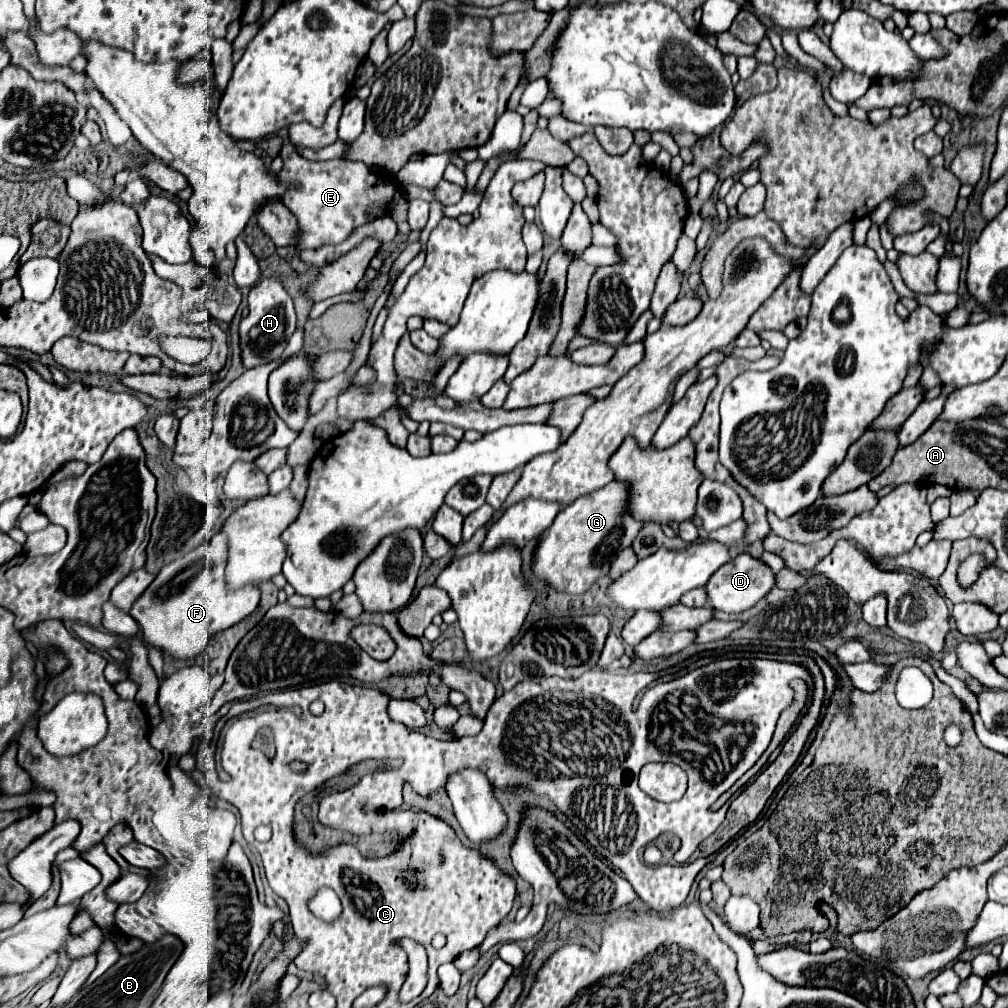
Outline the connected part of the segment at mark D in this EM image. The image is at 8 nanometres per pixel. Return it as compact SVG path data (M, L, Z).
M743 553L743 555L735 557L735 559L731 559L729 563L725 563L725 567L721 567L721 571L717 571L717 573L711 575L709 583L705 585L707 603L715 611L743 613L743 611L751 609L759 599L763 599L773 585L775 585L773 571L765 563L761 563L759 559Z

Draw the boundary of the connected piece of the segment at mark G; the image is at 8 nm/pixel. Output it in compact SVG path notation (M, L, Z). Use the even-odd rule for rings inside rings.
M611 481L609 485L575 499L569 507L563 507L553 525L543 531L535 557L533 573L545 579L551 587L563 593L585 593L599 577L605 577L613 559L633 543L643 523L633 519L627 509L629 483Z

